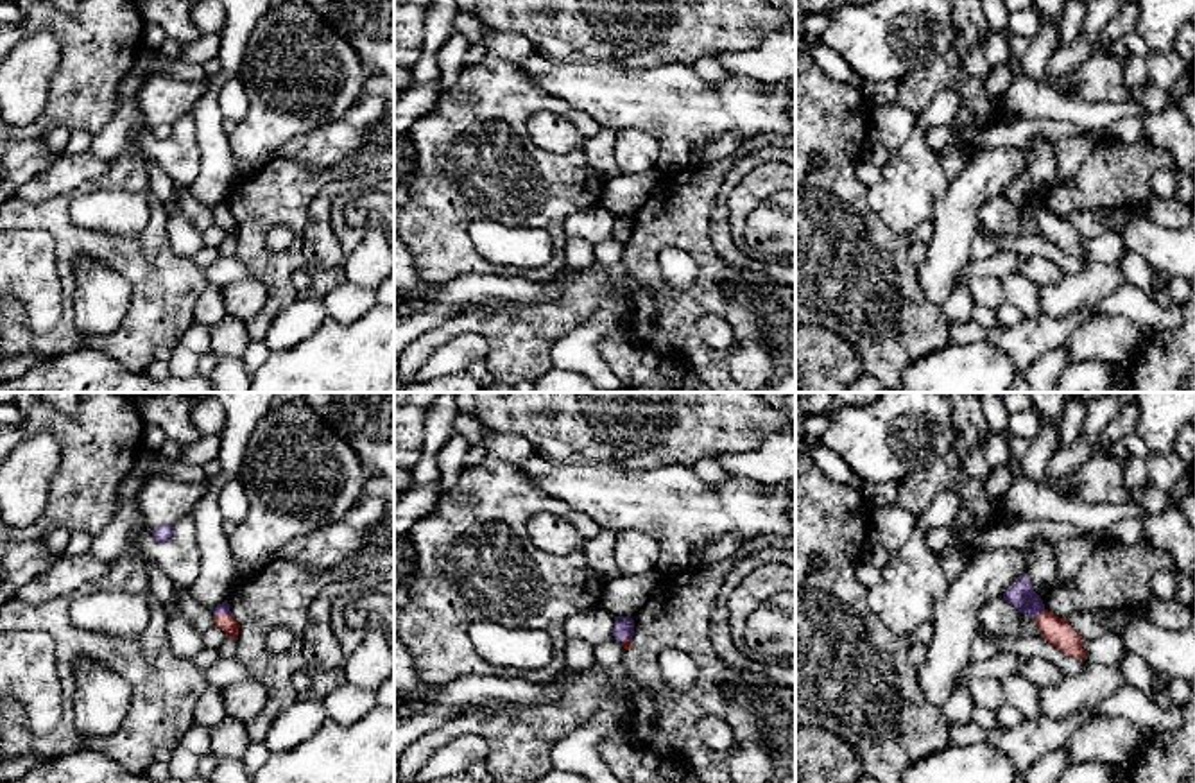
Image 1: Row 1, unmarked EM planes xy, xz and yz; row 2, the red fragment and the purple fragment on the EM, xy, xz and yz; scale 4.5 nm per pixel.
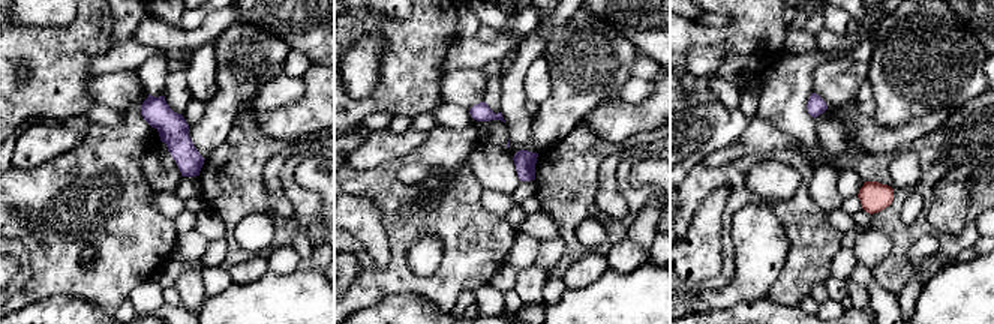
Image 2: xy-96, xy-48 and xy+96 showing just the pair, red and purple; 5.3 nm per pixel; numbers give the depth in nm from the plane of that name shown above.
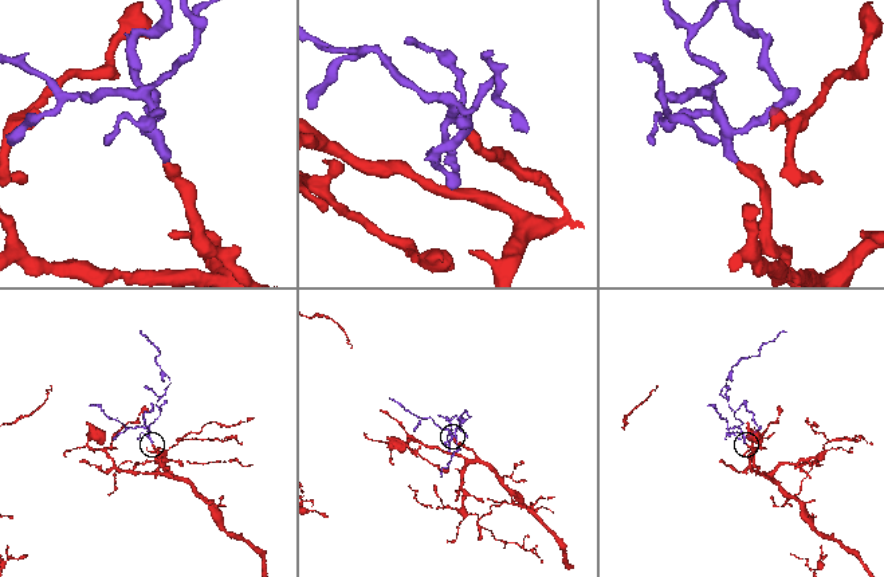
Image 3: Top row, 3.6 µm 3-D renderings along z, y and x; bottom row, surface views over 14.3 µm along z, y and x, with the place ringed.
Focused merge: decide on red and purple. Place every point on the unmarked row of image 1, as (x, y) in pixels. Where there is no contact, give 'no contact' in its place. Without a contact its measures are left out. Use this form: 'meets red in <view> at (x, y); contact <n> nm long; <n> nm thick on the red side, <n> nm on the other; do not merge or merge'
meets red in yz at (1041, 212); contact 70 nm long; 130 nm thick on the red side, 120 nm on the other; merge

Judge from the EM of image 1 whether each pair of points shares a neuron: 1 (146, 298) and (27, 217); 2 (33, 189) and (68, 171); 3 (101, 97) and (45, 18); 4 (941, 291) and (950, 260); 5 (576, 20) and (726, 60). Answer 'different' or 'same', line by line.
1: same
2: same
3: same
4: same
5: different

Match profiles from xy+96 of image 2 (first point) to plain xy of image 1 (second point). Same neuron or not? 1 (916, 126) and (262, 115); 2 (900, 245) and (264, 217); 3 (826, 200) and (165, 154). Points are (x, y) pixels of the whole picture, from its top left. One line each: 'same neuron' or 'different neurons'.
1: different neurons
2: same neuron
3: same neuron

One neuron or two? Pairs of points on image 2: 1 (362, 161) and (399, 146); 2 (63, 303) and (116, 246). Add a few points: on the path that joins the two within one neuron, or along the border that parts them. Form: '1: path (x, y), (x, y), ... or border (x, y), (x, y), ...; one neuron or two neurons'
1: path (371, 153), (383, 146), (390, 146); one neuron
2: border (36, 300), (59, 294), (75, 294), (99, 308); two neurons

